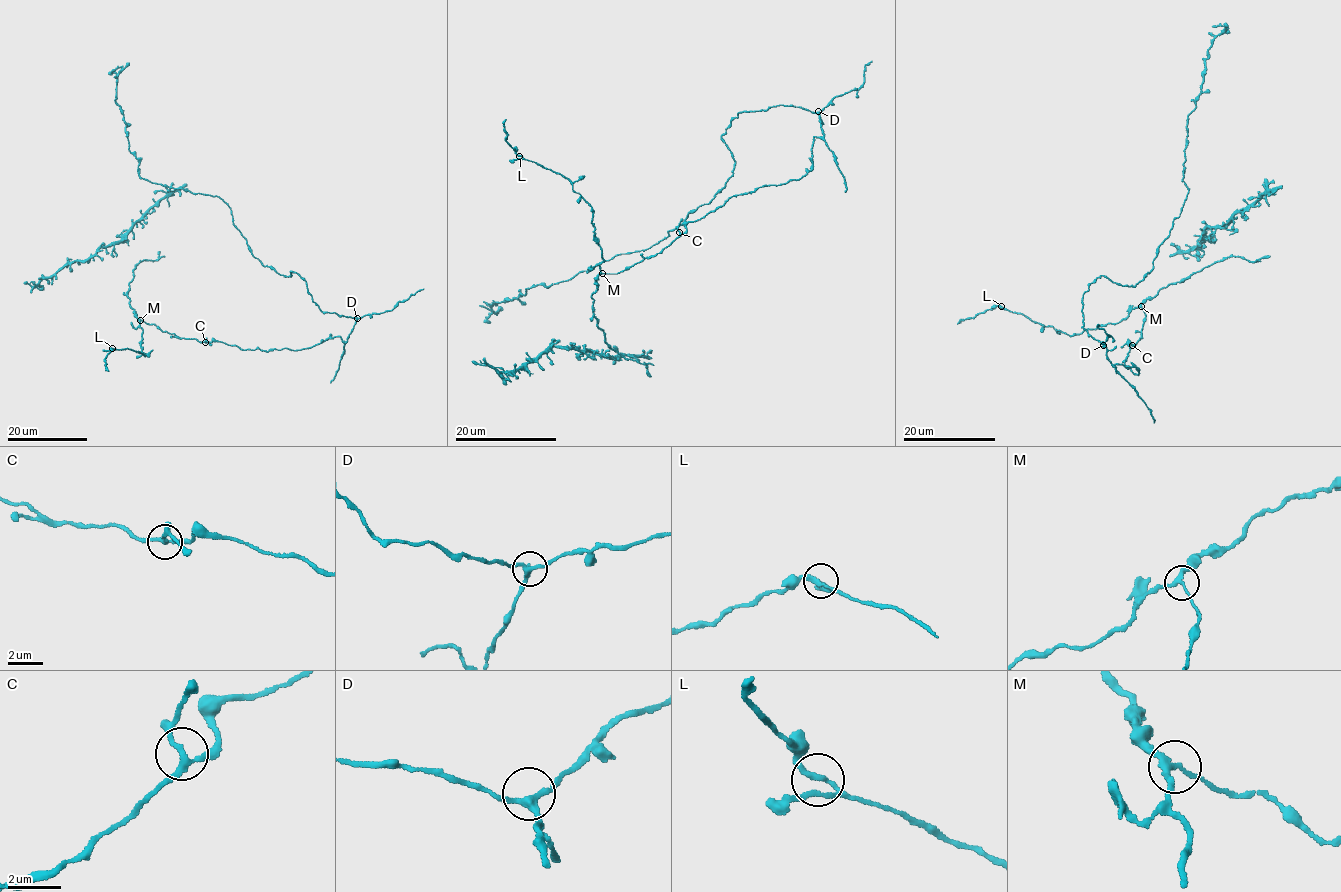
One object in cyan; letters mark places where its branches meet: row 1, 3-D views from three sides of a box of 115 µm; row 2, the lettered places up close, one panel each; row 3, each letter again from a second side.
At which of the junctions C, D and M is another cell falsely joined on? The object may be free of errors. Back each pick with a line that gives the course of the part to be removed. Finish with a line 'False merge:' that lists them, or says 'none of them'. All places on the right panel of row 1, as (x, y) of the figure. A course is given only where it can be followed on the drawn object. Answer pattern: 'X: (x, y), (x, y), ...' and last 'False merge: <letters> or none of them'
M: (1140, 307), (1131, 310), (1117, 323), (1068, 335), (998, 306), (957, 324)
False merge: M

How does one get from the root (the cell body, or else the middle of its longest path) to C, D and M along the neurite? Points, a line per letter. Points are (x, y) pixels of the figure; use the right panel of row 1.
C: (1115, 366), (1116, 371), (1116, 364), (1136, 366), (1139, 373), (1134, 374), (1122, 362), (1128, 345), (1132, 345)
D: (1115, 366), (1108, 360), (1103, 345)
M: (1115, 366), (1136, 366), (1139, 373), (1122, 362), (1128, 345), (1141, 336), (1140, 307)

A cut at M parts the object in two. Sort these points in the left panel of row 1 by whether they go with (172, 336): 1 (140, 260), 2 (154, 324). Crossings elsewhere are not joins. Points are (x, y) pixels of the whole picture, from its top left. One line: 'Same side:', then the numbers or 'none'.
Same side: 2

